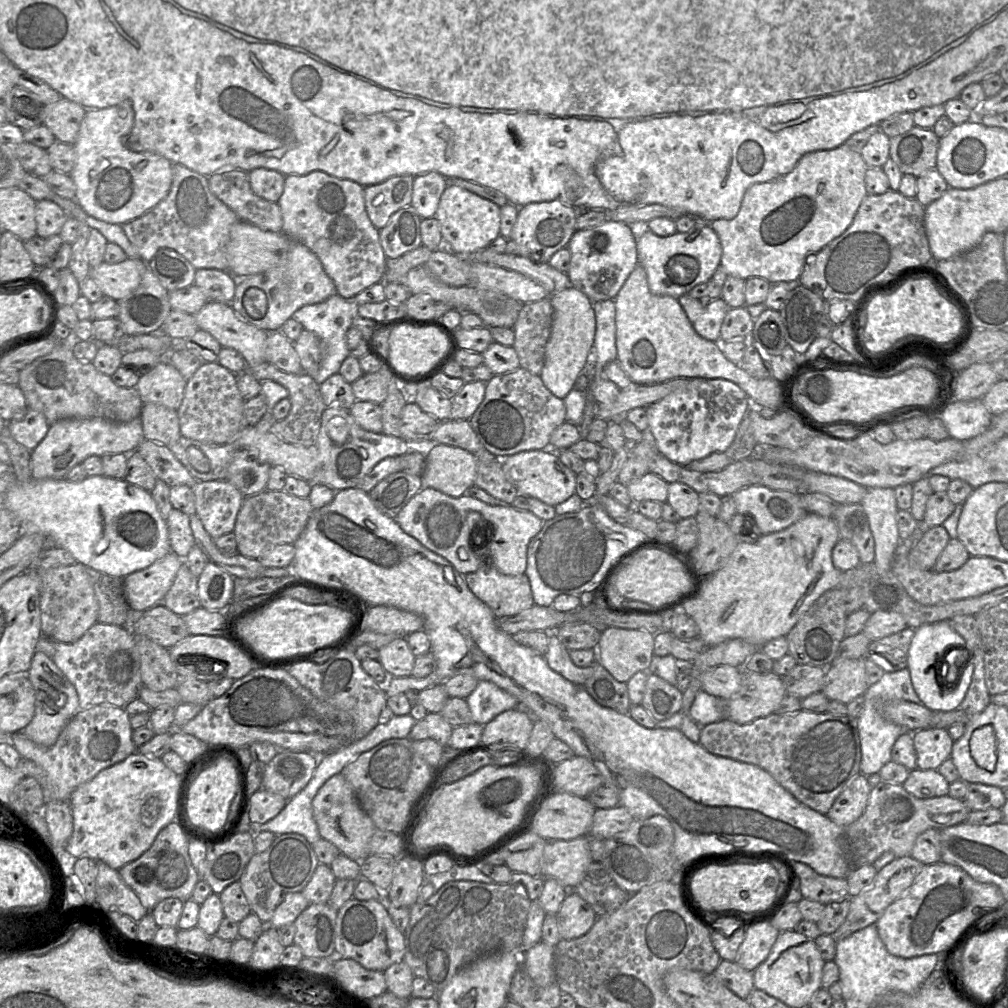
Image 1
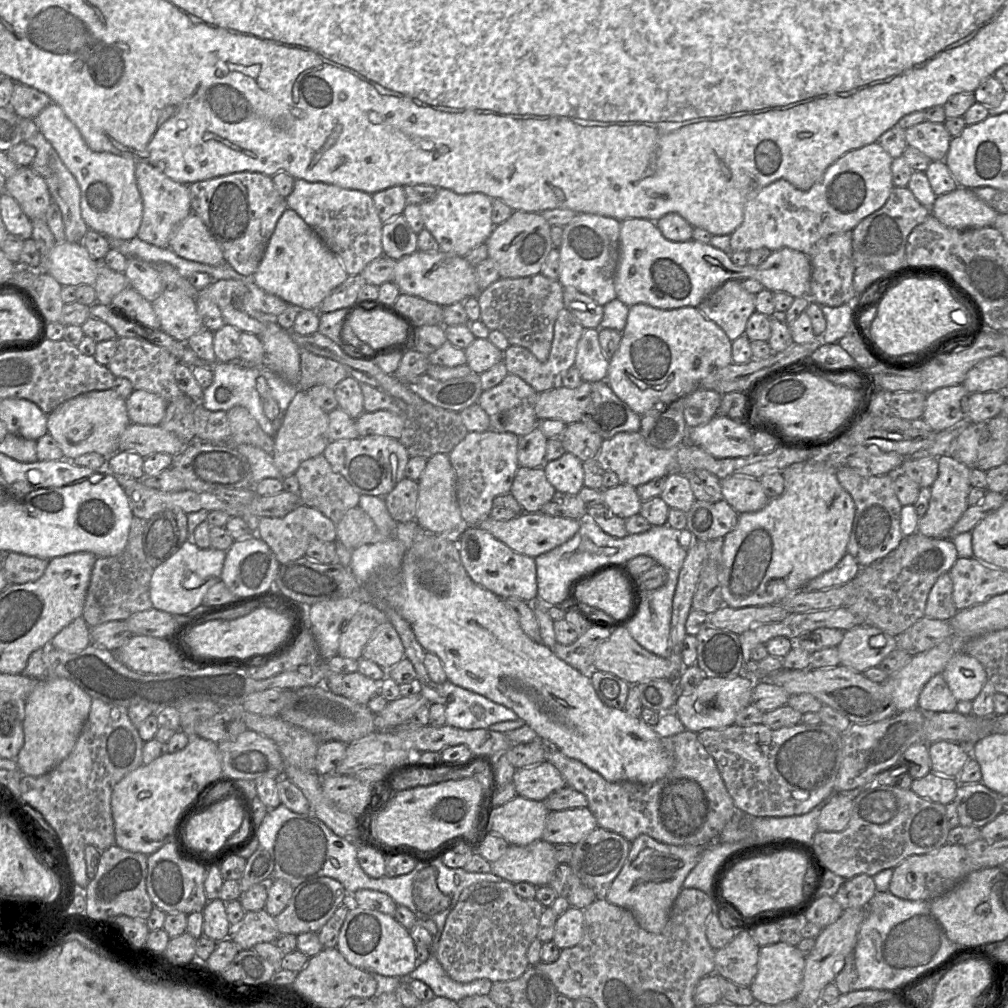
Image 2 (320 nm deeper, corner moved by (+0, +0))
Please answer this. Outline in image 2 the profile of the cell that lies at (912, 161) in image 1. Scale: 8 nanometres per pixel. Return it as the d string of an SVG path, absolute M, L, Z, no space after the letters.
M924 121L904 130L907 147L915 148L931 161L944 161L952 139L944 123Z

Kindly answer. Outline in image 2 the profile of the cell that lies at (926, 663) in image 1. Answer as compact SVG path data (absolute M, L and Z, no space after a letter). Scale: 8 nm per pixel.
M964 652L953 656L941 674L957 701L972 702L988 680L982 664Z

